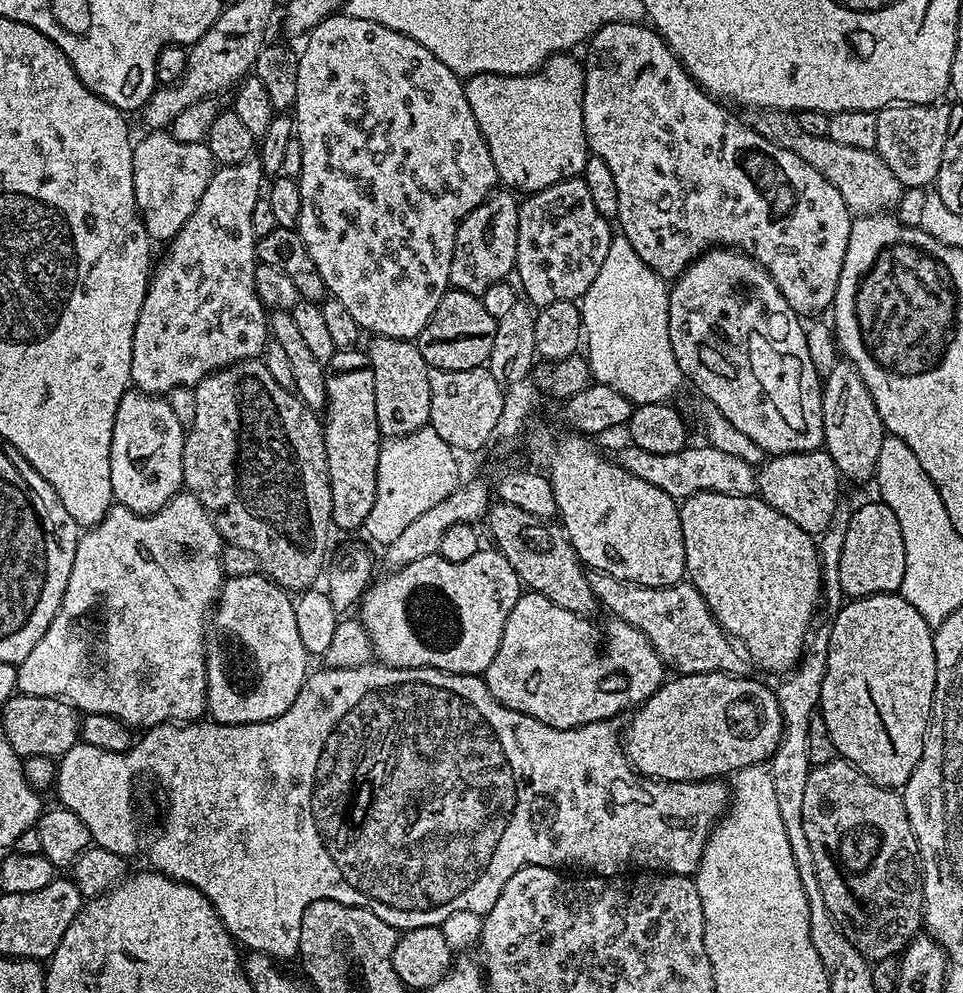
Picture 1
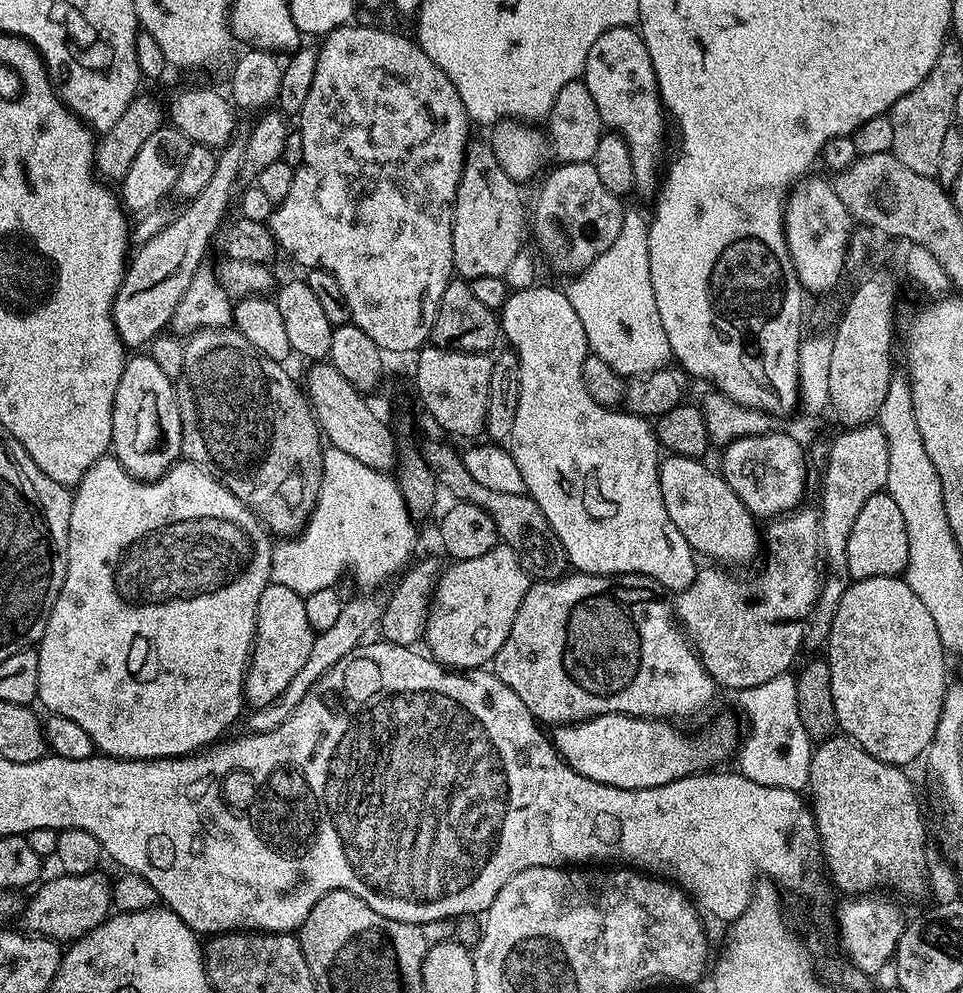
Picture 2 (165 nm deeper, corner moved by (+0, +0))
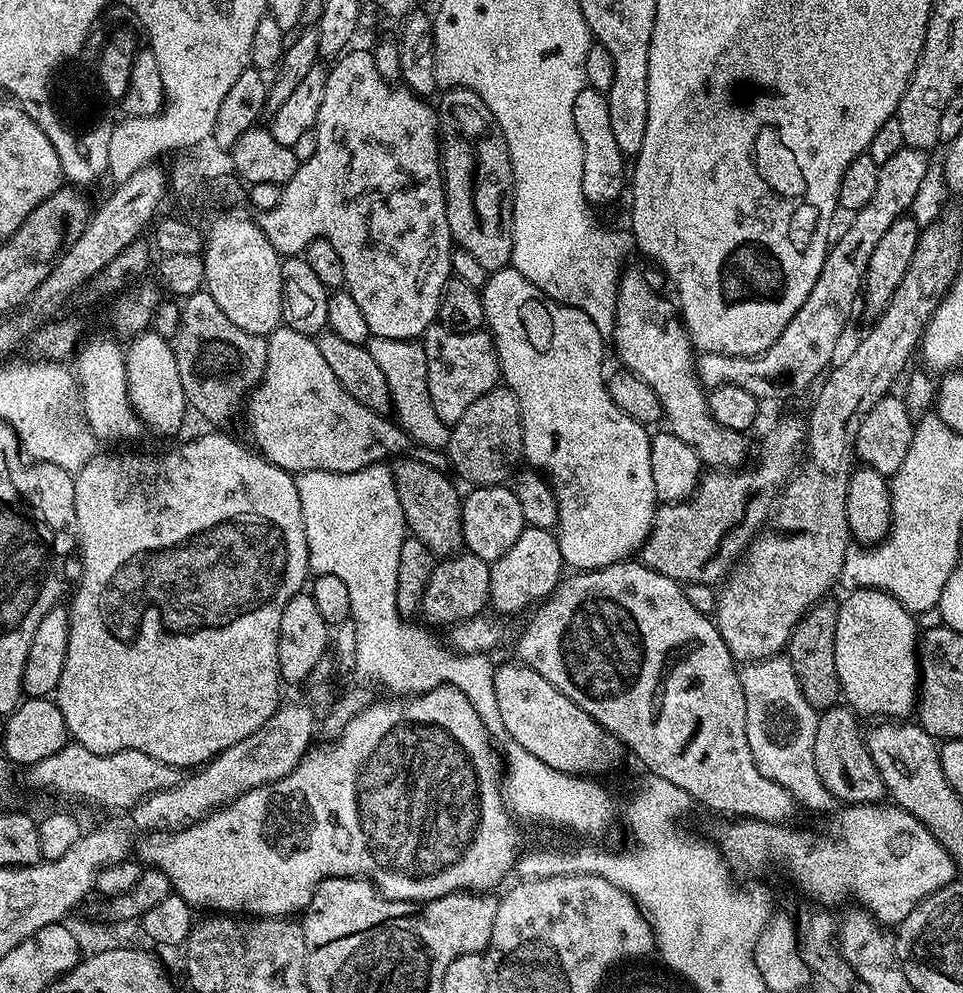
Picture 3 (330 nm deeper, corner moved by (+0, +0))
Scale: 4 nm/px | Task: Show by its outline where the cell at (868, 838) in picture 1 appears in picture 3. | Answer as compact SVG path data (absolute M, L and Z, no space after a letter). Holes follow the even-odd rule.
M847 706L823 709L819 713L815 731L814 763L822 785L826 786L837 800L853 804L870 804L883 801L886 793L882 774L878 774L874 758L870 758L868 741L862 728L860 732L859 722L861 723L857 713Z

